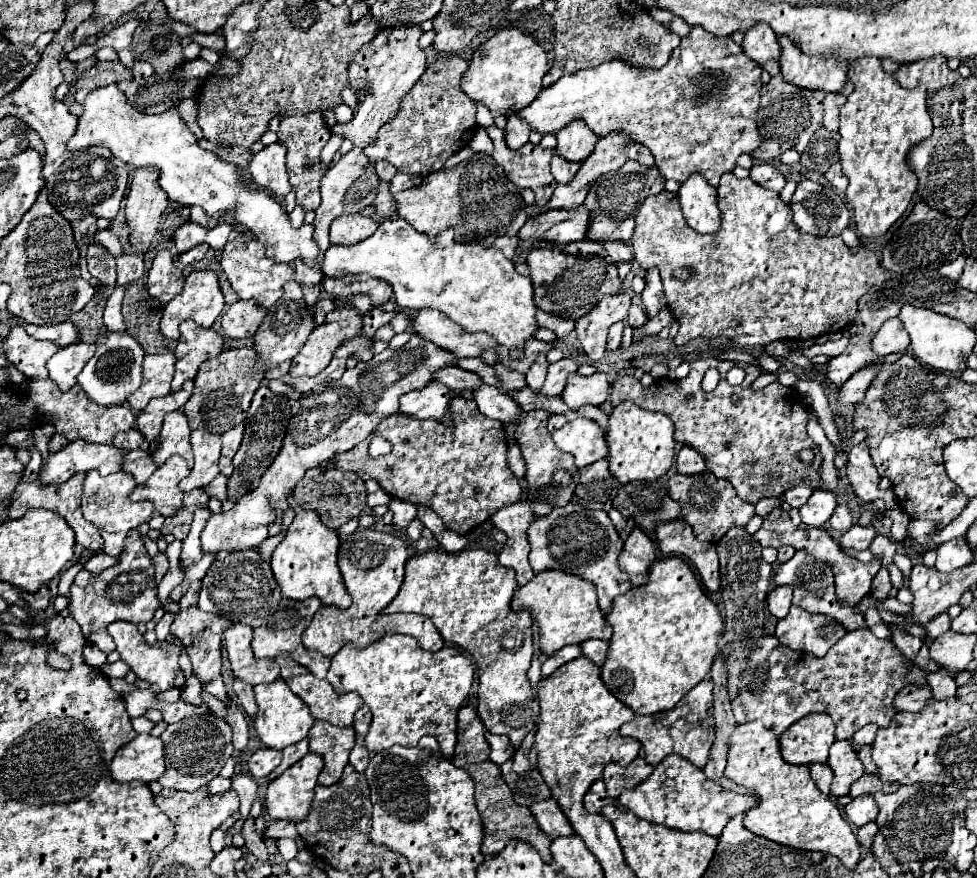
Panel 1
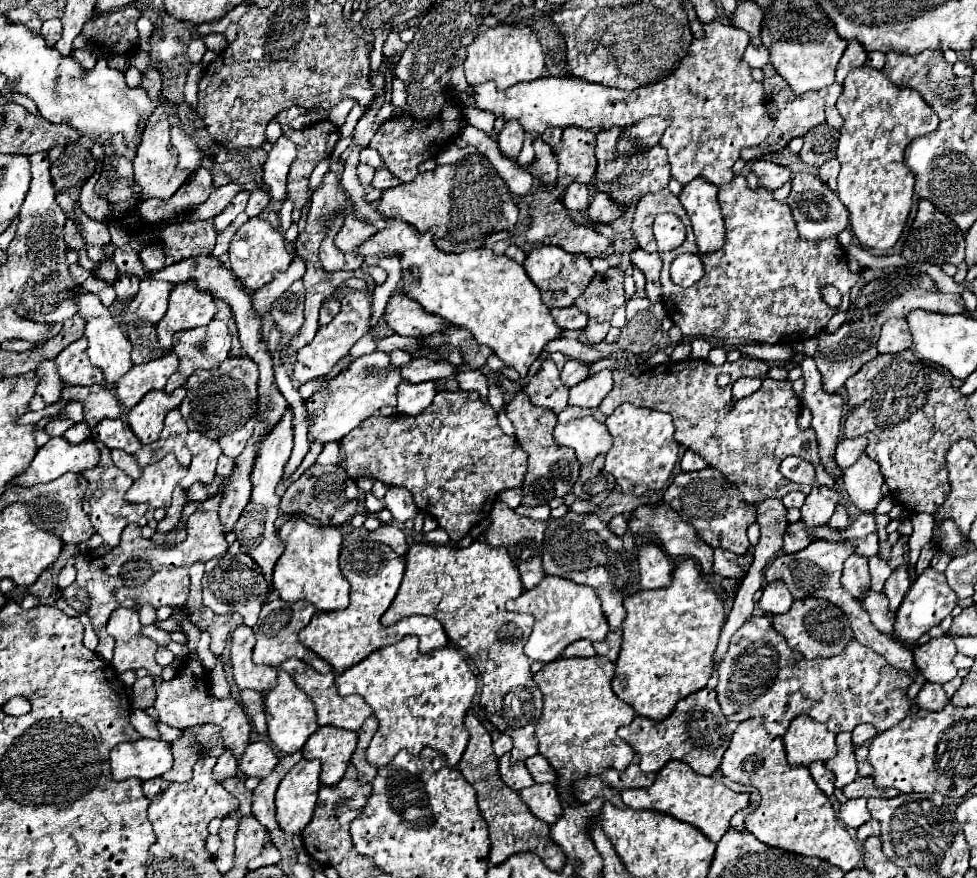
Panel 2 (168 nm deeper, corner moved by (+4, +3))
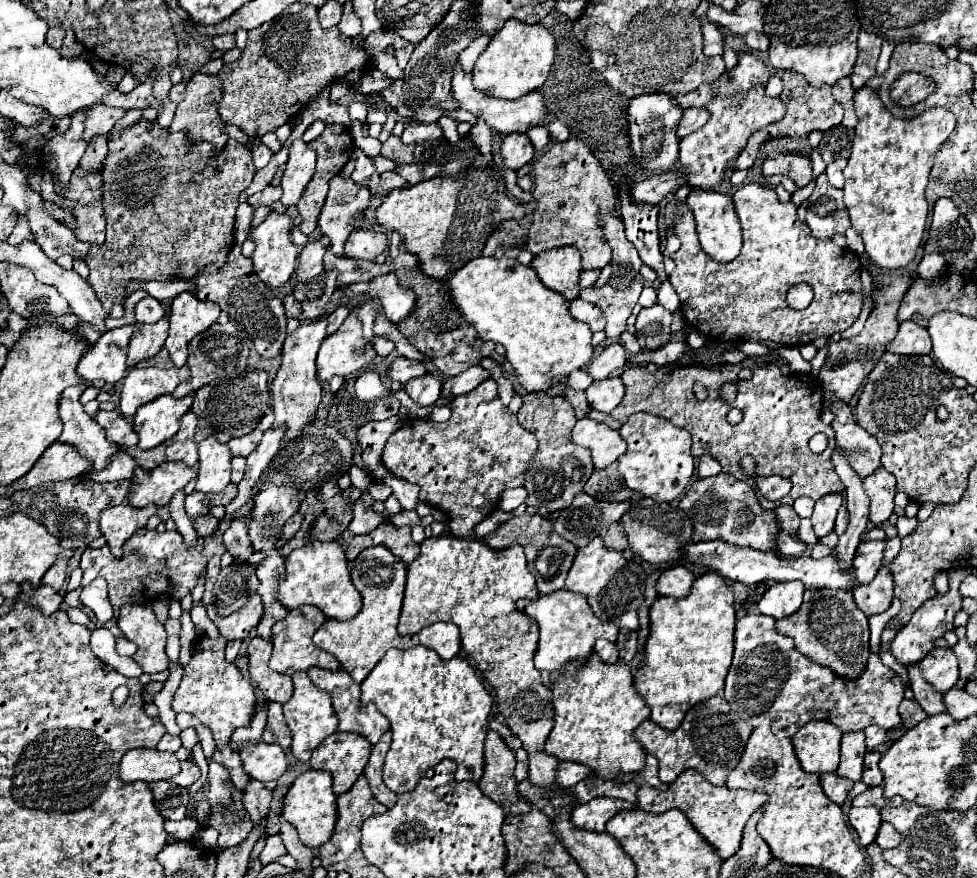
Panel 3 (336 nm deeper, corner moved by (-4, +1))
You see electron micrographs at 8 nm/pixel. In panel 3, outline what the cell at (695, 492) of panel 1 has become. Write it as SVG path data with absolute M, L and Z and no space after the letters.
M718 474L712 478L704 478L698 480L696 484L692 484L692 488L688 488L688 492L684 494L684 498L680 500L680 508L688 514L688 518L694 524L694 536L692 542L702 542L702 540L724 540L730 542L734 546L740 548L754 548L760 552L774 552L778 554L776 548L776 536L778 536L778 520L774 520L774 510L764 510L756 498L756 492L752 490L750 484L742 482L742 480L734 480L730 474Z

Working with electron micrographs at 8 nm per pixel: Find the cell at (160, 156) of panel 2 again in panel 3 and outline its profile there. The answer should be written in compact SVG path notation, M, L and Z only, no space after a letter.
M196 72L194 78L188 82L184 100L178 104L176 116L170 124L170 132L186 130L190 134L192 144L212 142L212 144L216 144L216 152L220 152L230 136L228 136L228 132L224 132L226 124L222 122L220 112L218 112L218 96L222 96L222 80L218 80L218 76L214 76L214 74Z

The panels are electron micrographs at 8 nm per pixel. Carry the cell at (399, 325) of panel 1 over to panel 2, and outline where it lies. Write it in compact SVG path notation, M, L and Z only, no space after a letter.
M350 290L346 294L346 298L342 298L342 308L336 314L336 318L330 324L320 326L316 336L314 336L314 340L310 344L306 344L306 348L300 348L296 352L292 378L298 380L298 382L324 378L332 370L332 366L344 354L348 354L348 350L358 342L358 338L362 338L366 332L370 332L370 316L372 316L372 308L370 306L372 306L372 302L368 300L364 290Z

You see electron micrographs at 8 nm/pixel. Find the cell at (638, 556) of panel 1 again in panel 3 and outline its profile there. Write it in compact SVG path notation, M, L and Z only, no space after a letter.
M676 566L676 568L672 568L672 570L666 570L666 572L660 576L656 588L658 588L660 596L686 598L686 596L690 594L690 588L692 588L694 580L696 580L696 576L694 576L688 568Z

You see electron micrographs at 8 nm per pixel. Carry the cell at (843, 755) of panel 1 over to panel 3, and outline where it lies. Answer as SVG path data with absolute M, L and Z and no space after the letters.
M844 732L840 746L840 766L836 774L852 782L858 782L864 770L864 756L866 756L864 732L850 732L850 734Z

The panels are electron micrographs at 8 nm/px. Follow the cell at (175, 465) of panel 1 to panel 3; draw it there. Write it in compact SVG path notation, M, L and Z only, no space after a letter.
M166 462L154 470L136 468L130 480L128 502L134 508L148 504L164 506L170 502L174 492L182 490L194 478L194 470L184 462Z

